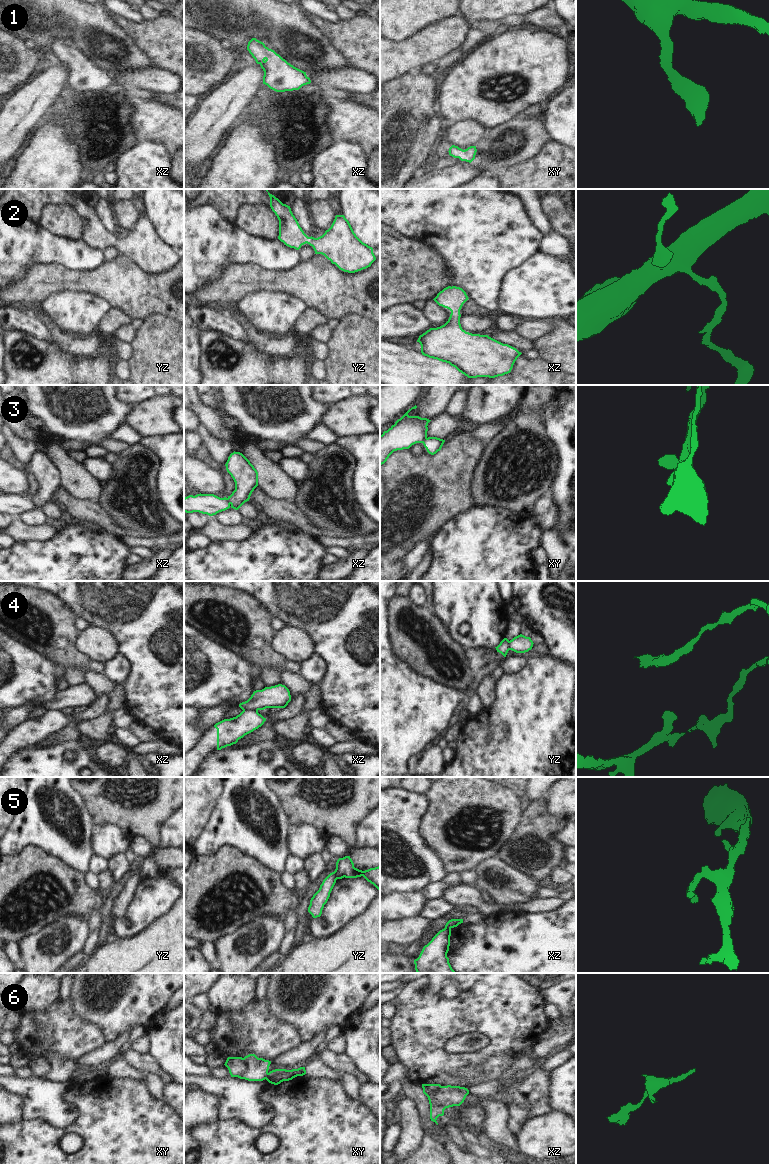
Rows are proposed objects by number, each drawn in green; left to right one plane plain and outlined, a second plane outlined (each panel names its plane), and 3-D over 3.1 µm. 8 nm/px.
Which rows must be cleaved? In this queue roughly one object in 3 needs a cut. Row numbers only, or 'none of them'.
3, 4, 5, 6

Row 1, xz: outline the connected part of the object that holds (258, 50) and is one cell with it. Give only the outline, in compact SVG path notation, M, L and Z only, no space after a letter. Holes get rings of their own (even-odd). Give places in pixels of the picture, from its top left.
M256 38L248 42L247 50L263 69L263 84L270 89L276 92L293 91L311 83L306 72L288 63Z

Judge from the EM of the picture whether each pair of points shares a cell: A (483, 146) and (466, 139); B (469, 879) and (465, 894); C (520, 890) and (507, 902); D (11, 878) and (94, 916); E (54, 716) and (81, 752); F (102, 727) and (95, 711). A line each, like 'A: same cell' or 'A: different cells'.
A: different cells
B: different cells
C: same cell
D: different cells
E: different cells
F: different cells

